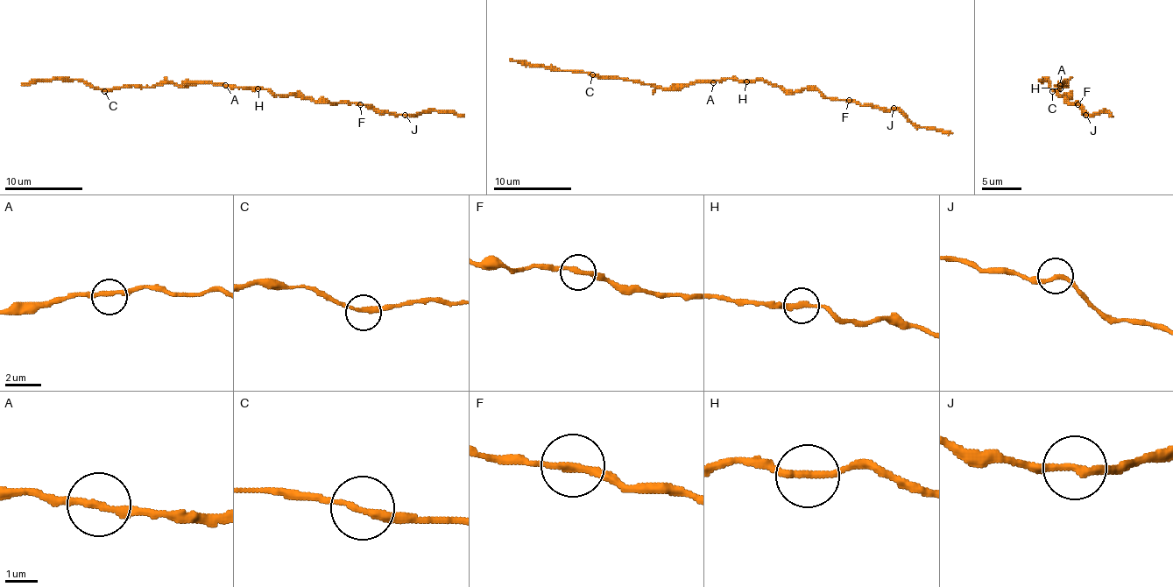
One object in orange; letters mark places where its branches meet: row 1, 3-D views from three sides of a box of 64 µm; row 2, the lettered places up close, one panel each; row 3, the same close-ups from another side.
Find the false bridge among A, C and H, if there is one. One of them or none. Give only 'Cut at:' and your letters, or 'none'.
Cut at: none

